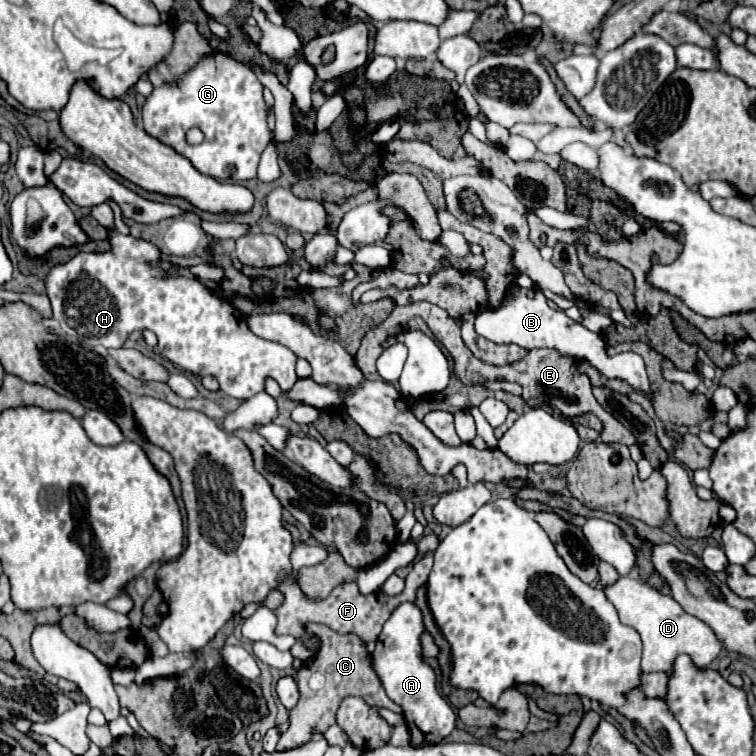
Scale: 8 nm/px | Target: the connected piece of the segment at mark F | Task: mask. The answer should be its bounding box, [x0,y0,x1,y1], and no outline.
[276,554,432,662]

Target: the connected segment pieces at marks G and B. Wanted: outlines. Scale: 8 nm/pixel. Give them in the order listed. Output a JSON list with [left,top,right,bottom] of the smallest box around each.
[[142,52,272,182],[474,286,652,396]]

